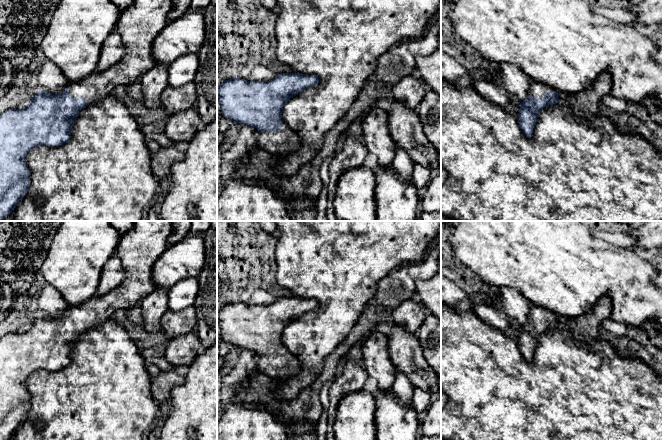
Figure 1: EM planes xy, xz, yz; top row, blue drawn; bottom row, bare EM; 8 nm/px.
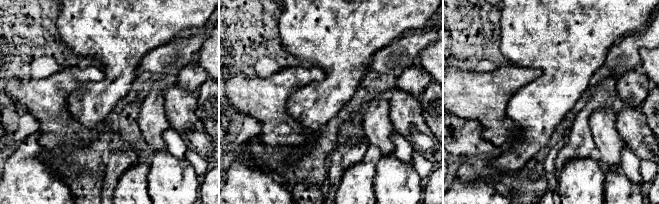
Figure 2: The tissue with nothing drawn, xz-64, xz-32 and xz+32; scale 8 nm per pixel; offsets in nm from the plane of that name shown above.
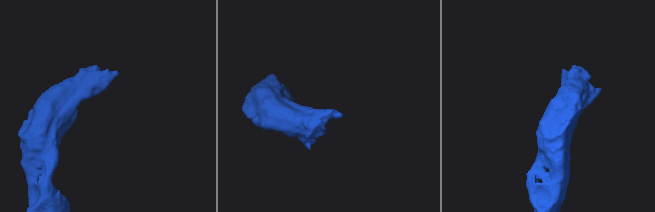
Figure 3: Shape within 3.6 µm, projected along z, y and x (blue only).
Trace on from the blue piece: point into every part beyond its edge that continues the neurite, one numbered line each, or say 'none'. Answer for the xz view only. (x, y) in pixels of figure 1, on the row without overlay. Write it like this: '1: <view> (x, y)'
1: xz (282, 366)

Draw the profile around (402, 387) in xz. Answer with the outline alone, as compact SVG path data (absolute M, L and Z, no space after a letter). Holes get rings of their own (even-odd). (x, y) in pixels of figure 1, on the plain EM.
M395 368L395 381L393 383L392 390L405 406L413 406L413 387L409 379L397 368Z

